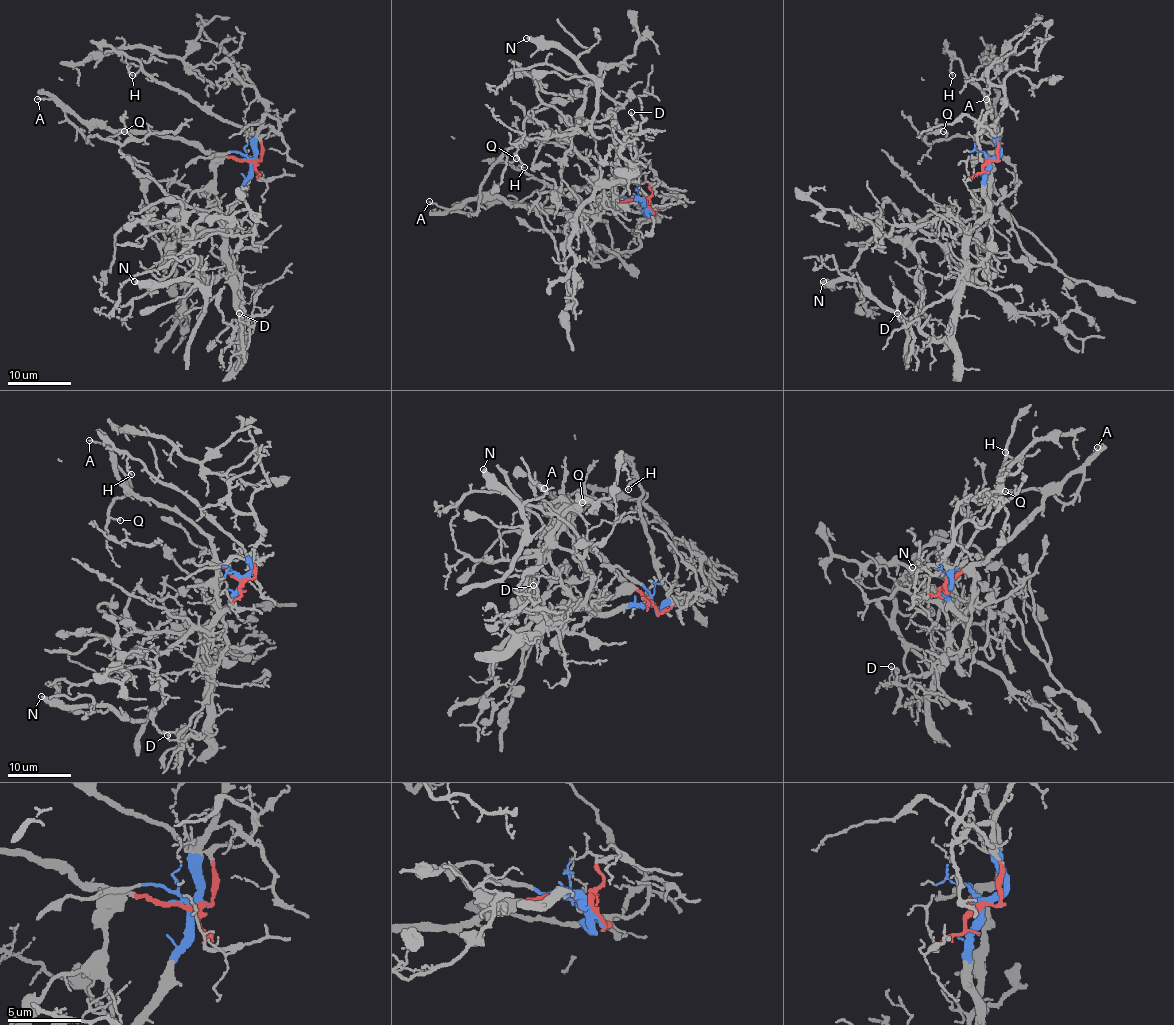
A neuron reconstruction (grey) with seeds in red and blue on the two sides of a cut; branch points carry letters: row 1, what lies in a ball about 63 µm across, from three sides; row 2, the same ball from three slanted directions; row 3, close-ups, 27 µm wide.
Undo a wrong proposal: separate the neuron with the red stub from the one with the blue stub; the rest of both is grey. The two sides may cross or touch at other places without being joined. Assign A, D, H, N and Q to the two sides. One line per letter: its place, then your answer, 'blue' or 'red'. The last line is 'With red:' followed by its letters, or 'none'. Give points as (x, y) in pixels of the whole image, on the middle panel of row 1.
A: place (429, 201); red
D: place (631, 112); blue
H: place (524, 167); blue
N: place (526, 38); blue
Q: place (516, 158); red
With red: A, Q

